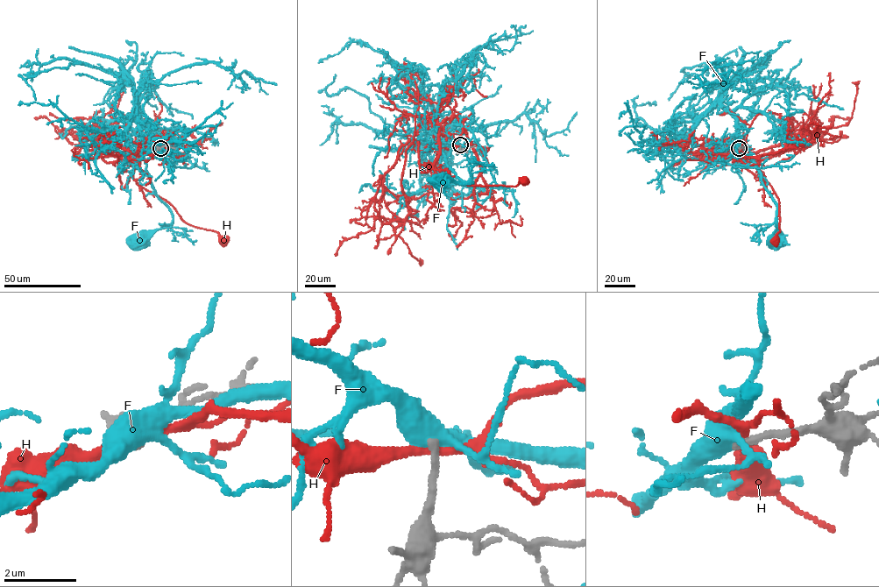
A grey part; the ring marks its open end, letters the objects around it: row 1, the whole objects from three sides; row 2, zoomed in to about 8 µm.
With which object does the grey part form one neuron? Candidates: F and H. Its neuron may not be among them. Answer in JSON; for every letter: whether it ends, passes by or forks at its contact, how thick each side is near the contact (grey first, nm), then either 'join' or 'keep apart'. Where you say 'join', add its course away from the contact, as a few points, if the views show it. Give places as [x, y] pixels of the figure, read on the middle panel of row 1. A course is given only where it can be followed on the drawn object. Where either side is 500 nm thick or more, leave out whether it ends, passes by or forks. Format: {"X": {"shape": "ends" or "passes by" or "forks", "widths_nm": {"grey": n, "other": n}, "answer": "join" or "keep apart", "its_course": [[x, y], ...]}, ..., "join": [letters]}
{"F": {"shape": "forks", "widths_nm": {"grey": 200, "other": 400}, "answer": "keep apart"}, "H": {"shape": "passes by", "widths_nm": {"grey": 240, "other": 260}, "answer": "keep apart"}, "join": []}

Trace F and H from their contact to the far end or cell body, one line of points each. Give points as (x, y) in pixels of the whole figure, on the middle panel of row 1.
F: (460, 145), (450, 136), (440, 144), (432, 107), (424, 95), (386, 55), (365, 43), (350, 41), (318, 63)
H: (460, 145), (440, 133), (439, 153), (433, 169), (443, 178), (484, 186), (514, 186), (523, 180)

